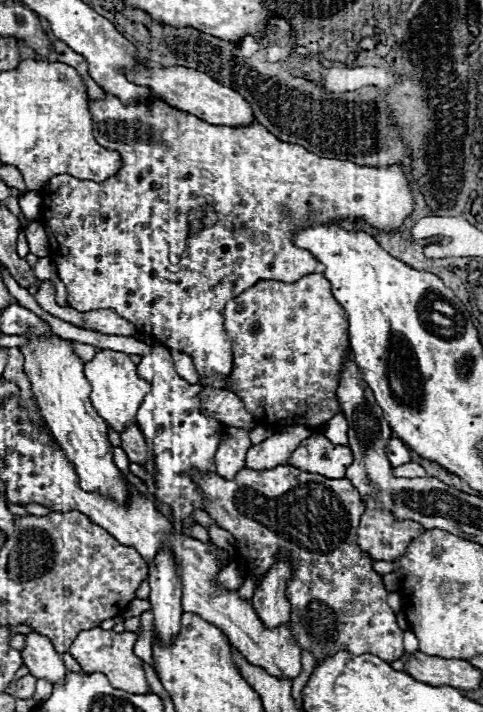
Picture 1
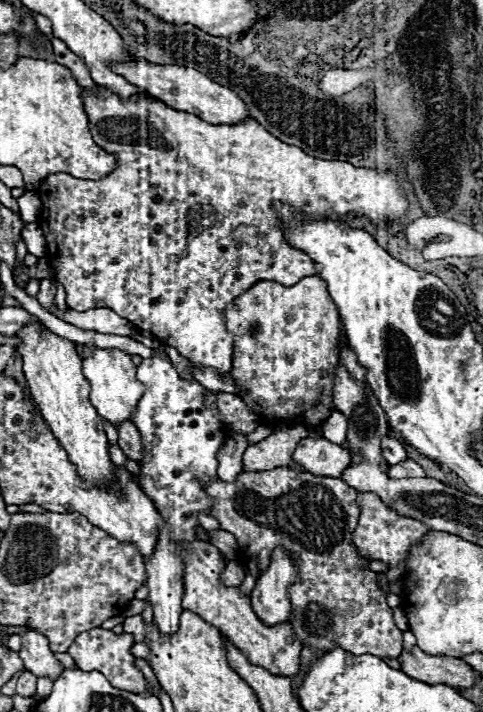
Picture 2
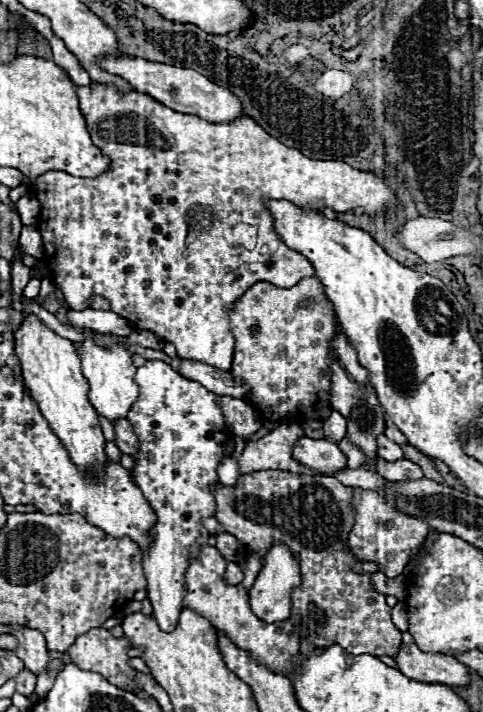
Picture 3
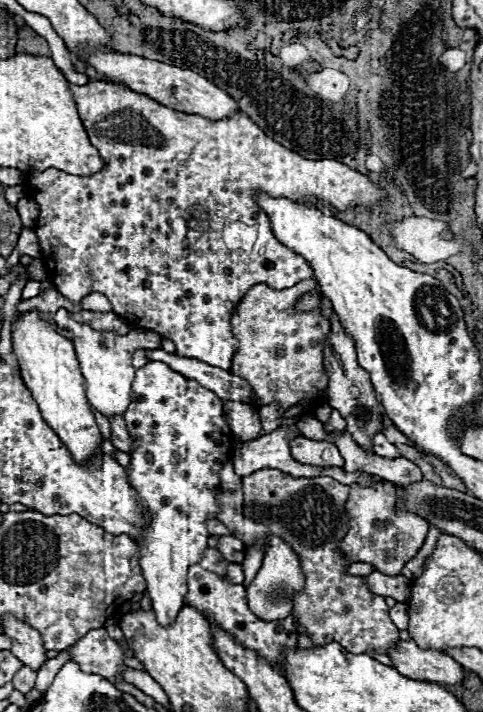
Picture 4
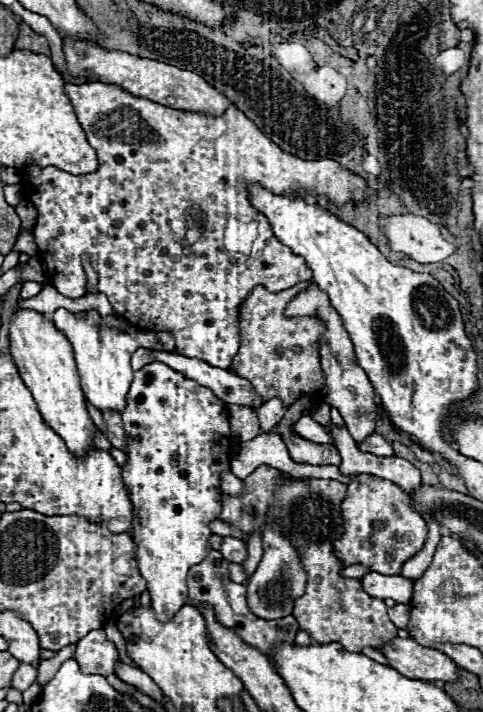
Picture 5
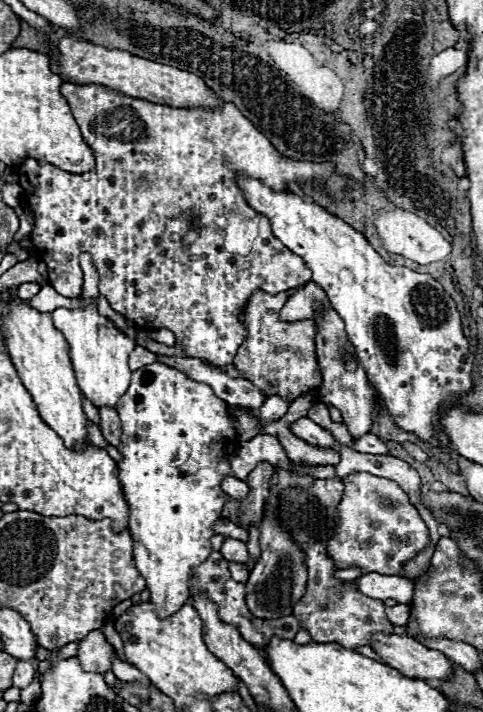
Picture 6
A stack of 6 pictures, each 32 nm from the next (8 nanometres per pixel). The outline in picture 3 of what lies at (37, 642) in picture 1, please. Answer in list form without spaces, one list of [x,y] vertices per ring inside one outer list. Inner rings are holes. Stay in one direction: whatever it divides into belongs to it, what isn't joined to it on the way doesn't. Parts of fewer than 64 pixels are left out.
[[[6,624],[10,628],[10,636],[14,636],[18,640],[18,646],[14,648],[14,654],[26,664],[28,670],[32,670],[34,674],[40,674],[48,668],[50,664],[50,656],[48,656],[48,648],[46,648],[46,640],[38,630],[32,630],[28,626],[22,624]]]

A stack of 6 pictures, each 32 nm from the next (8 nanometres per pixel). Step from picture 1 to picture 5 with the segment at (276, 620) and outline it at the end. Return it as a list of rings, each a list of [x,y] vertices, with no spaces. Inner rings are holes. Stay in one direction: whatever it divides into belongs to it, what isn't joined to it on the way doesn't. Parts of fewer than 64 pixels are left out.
[[[270,526],[262,530],[262,550],[264,550],[262,560],[258,568],[254,570],[250,582],[246,584],[248,608],[258,618],[264,618],[264,620],[276,620],[276,618],[290,616],[294,600],[302,596],[304,586],[306,586],[306,572],[302,568],[302,556],[290,544],[290,540],[286,540],[286,536],[282,536],[280,532],[274,532]]]

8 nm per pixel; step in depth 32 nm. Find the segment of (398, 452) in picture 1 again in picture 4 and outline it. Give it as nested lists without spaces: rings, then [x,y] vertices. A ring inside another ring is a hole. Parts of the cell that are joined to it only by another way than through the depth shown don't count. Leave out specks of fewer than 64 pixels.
[[[376,434],[376,436],[372,438],[372,452],[374,452],[376,456],[382,456],[382,458],[398,458],[398,456],[400,456],[398,450],[394,448],[394,444],[390,444],[390,442],[384,438],[384,434]]]

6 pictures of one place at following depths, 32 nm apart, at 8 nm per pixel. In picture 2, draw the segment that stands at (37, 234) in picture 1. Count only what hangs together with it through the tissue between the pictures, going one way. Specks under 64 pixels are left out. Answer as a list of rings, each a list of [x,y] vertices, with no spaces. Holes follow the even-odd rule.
[[[26,224],[22,228],[22,240],[30,254],[34,254],[36,258],[46,256],[46,242],[44,242],[44,236],[42,236],[42,230],[38,224]]]

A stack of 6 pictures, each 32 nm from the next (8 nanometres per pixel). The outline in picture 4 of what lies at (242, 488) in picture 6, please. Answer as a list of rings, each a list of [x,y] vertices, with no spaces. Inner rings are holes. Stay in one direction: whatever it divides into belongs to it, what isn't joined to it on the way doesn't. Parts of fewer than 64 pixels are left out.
[[[228,460],[220,472],[220,486],[222,486],[222,490],[228,490],[228,492],[236,492],[240,488],[240,478],[234,474],[232,460]]]

